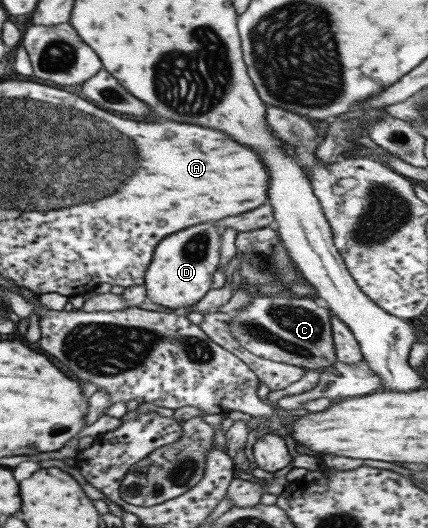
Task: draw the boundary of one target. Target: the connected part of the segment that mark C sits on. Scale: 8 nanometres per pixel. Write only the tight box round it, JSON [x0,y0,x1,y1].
[229,295,336,370]

